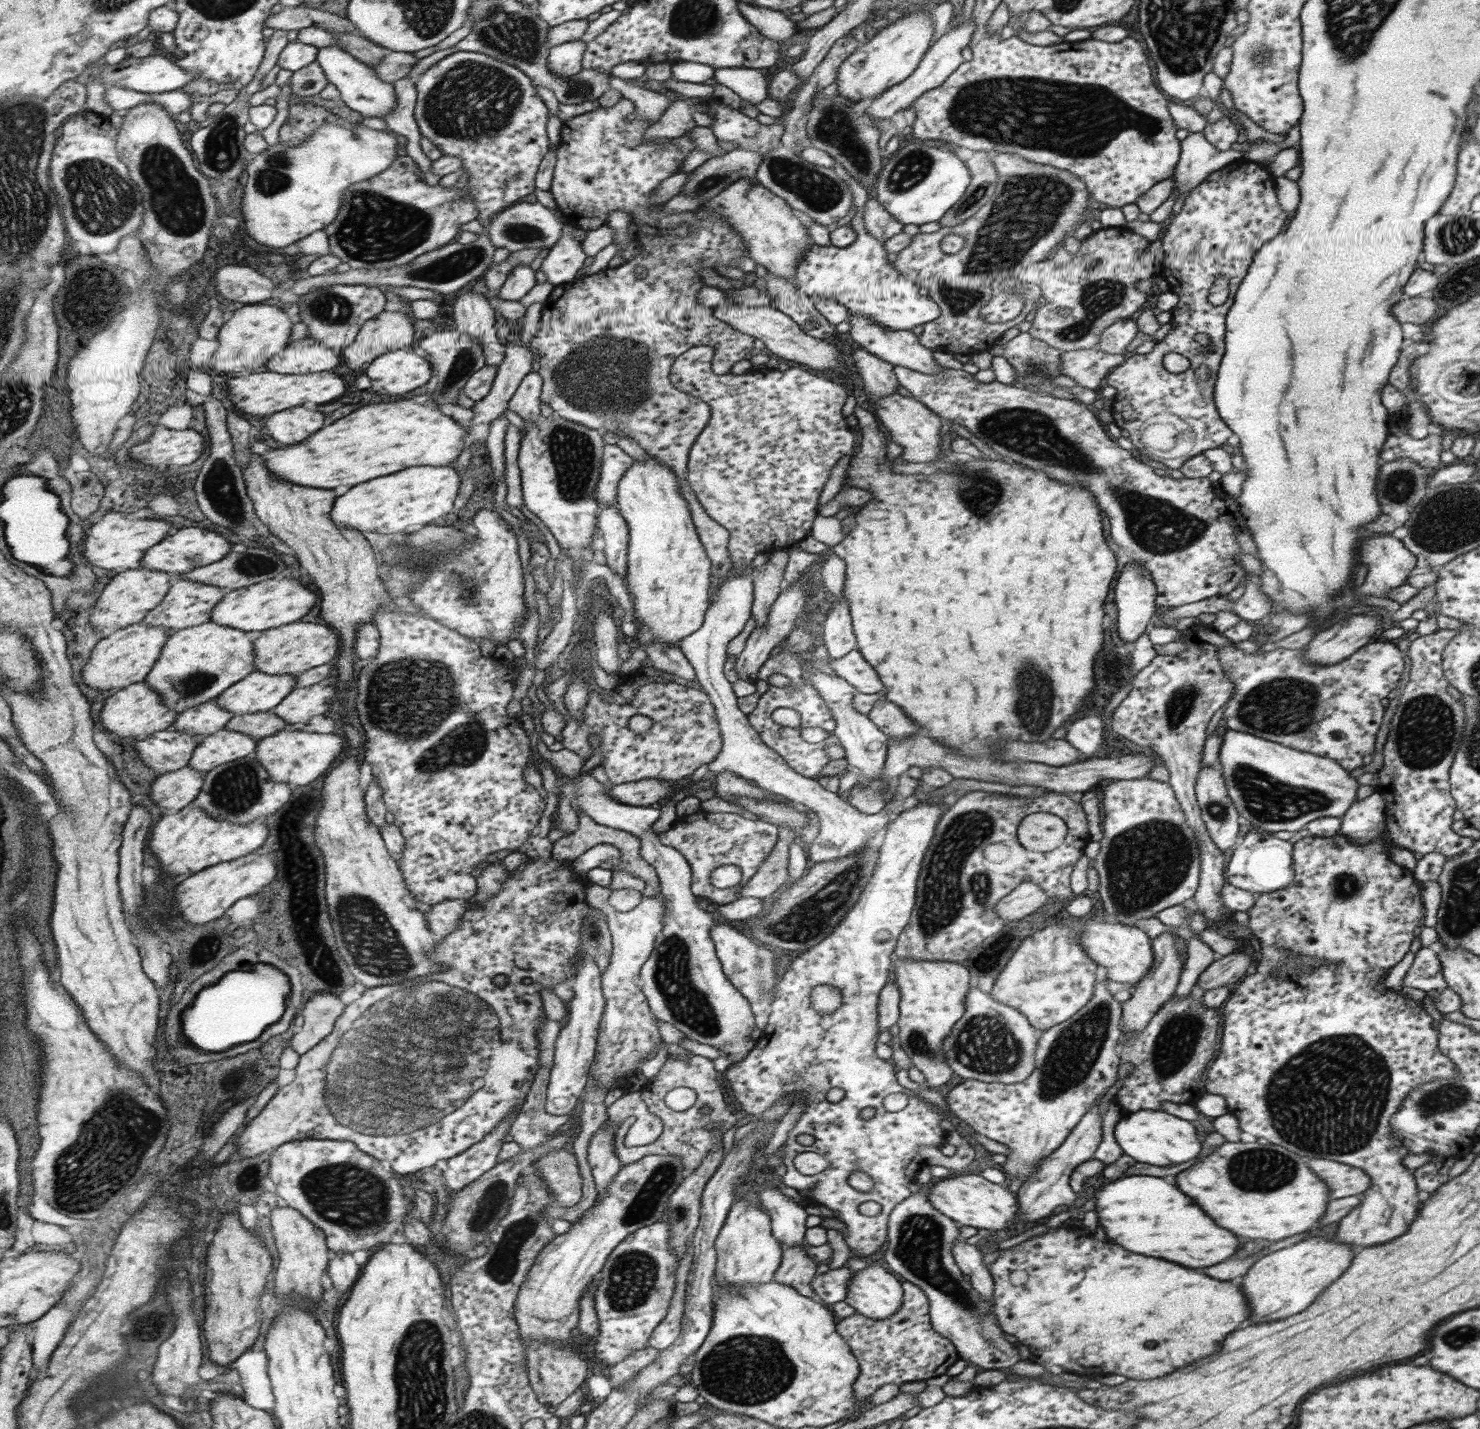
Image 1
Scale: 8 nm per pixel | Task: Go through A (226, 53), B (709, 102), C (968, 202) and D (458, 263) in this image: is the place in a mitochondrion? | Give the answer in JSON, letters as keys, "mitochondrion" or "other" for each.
{"A":"other","B":"other","C":"mitochondrion","D":"mitochondrion"}

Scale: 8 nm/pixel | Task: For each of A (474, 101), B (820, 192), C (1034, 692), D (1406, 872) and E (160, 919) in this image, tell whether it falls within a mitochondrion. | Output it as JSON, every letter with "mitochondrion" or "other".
{"A":"mitochondrion","B":"mitochondrion","C":"mitochondrion","D":"other","E":"mitochondrion"}

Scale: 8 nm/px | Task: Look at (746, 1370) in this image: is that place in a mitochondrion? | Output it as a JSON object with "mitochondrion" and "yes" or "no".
{"mitochondrion":"yes"}

